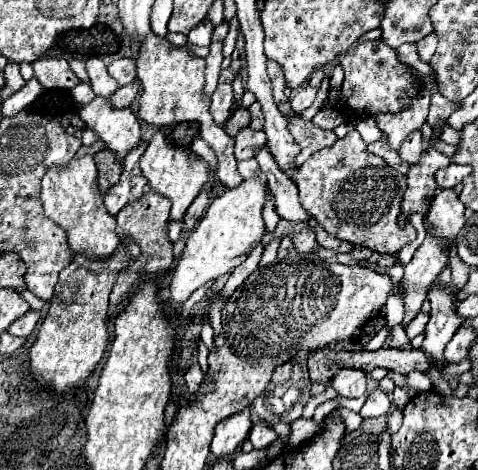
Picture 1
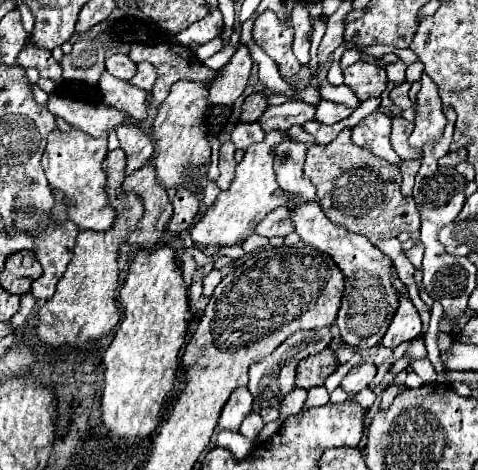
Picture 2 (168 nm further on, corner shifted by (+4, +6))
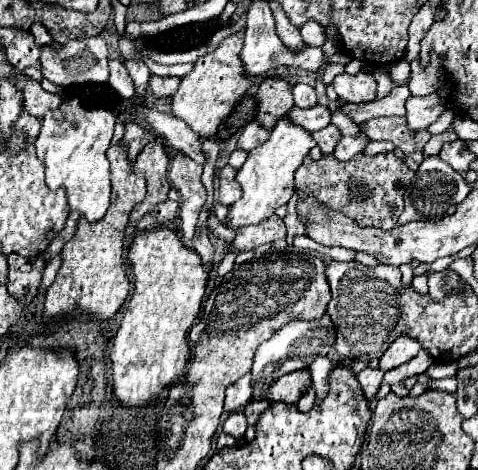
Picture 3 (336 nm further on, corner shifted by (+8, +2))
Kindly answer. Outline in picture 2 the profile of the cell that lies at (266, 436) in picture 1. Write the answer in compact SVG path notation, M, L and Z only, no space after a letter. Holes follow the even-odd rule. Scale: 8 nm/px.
M250 412L250 414L246 416L246 420L244 420L244 424L240 426L240 430L238 430L238 432L240 432L240 434L244 434L246 438L254 440L254 438L260 434L262 426L264 426L264 422L262 422L260 414L256 414L256 412Z

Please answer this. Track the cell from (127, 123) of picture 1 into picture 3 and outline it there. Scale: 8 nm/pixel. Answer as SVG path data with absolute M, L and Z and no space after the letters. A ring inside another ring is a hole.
M22 76L18 80L18 84L20 84L20 90L24 94L24 110L30 116L44 118L46 112L52 112L52 110L60 108L60 104L62 104L62 96L60 94L46 92L38 82L28 80L28 76Z

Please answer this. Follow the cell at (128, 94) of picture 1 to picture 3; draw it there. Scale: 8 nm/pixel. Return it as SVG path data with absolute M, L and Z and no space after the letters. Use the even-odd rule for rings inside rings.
M128 60L124 62L124 66L128 68L128 74L132 76L134 80L134 86L136 86L136 98L146 98L148 94L148 78L150 78L150 70L144 62L140 60Z

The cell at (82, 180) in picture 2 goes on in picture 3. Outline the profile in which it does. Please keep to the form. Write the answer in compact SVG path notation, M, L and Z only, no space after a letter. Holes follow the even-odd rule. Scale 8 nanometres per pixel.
M78 98L64 100L60 112L50 112L42 118L42 130L34 142L36 156L46 166L46 184L50 190L64 188L68 196L68 204L72 210L80 212L88 222L98 222L104 218L110 206L110 162L106 158L106 150L110 146L114 134L114 116L108 110L88 110L84 108Z

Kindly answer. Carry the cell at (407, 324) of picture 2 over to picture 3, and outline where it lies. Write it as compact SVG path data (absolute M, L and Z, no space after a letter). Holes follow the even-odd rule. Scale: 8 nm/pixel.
M400 334L400 336L390 344L390 348L382 354L382 358L380 358L380 370L386 372L386 370L390 370L390 368L396 368L396 366L412 360L412 358L418 354L418 350L420 350L420 344L418 344L412 336Z

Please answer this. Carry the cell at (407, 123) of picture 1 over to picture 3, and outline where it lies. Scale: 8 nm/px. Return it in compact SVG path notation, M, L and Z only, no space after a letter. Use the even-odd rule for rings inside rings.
M404 59L397 60L389 68L389 75L396 85L405 85L410 77L410 64Z

